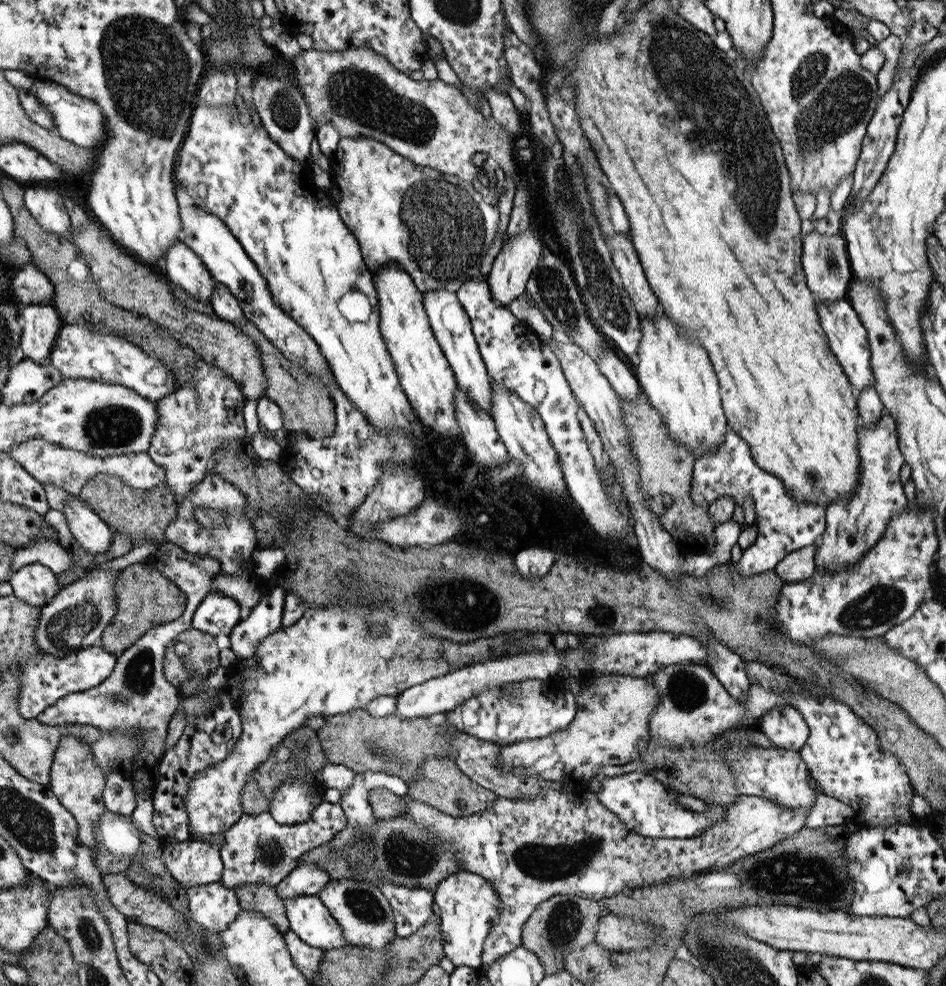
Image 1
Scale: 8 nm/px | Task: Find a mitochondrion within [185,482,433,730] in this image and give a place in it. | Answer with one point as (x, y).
(373, 628)

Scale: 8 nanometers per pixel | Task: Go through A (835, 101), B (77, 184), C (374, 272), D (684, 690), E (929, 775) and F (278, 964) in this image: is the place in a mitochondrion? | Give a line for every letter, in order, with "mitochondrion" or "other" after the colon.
A: mitochondrion
B: other
C: other
D: mitochondrion
E: mitochondrion
F: other

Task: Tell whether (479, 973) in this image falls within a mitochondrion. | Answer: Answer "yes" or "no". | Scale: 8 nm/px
no

